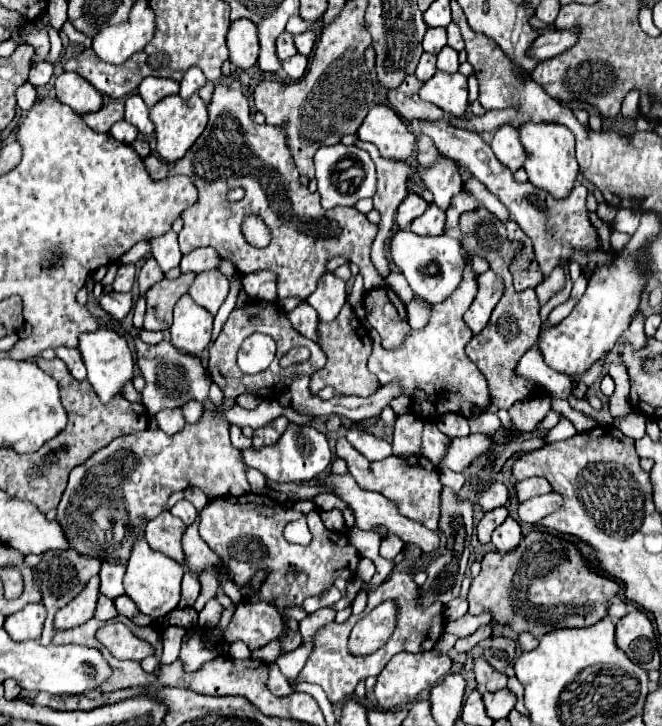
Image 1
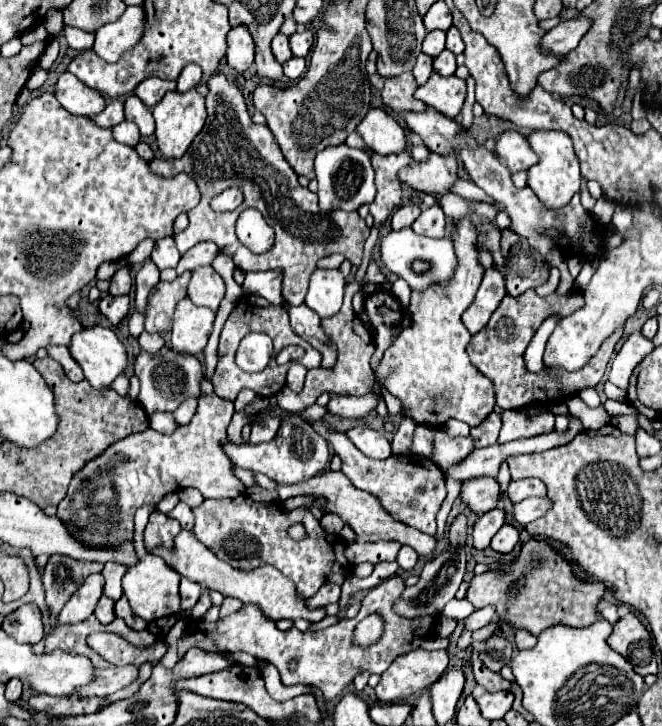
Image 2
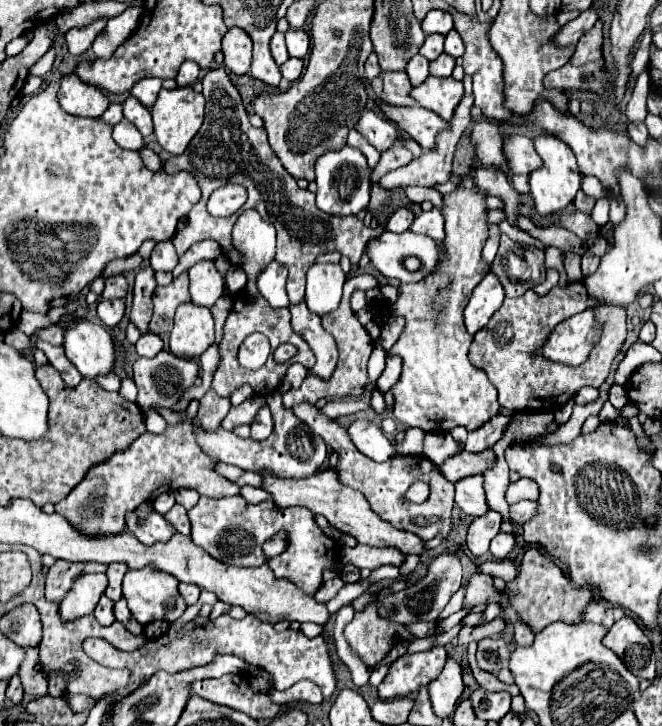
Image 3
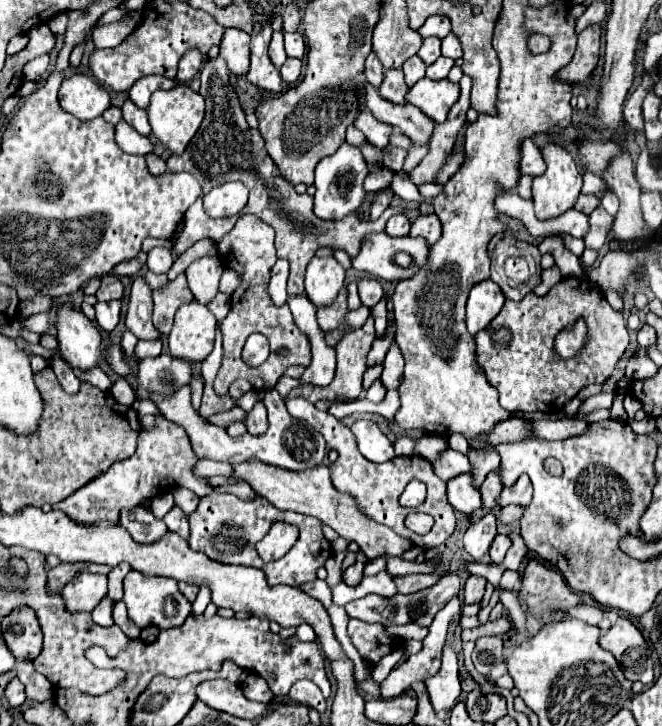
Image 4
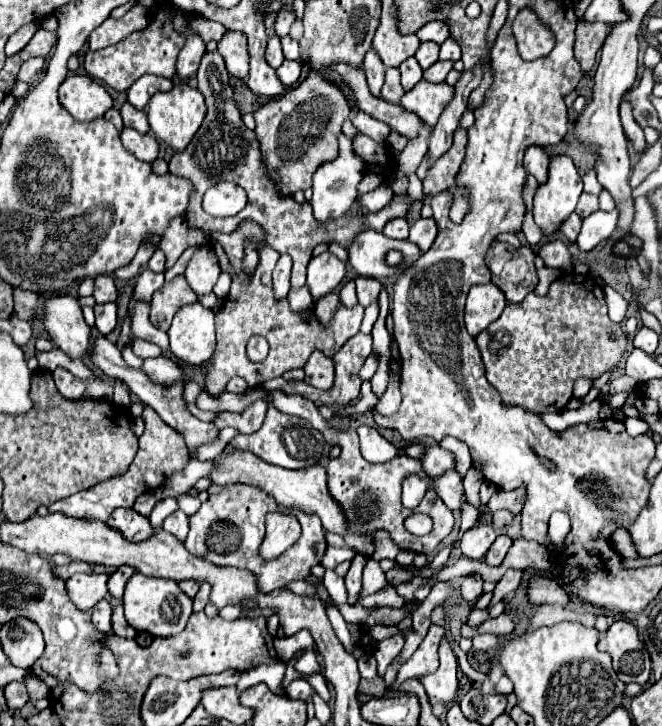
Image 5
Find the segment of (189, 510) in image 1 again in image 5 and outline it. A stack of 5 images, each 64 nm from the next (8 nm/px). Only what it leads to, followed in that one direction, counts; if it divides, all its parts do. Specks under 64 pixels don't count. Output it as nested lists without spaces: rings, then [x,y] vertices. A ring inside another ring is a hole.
[[[176,510],[174,514],[170,514],[170,516],[164,520],[162,528],[164,528],[166,532],[174,534],[176,538],[184,540],[184,538],[188,536],[188,516],[186,516],[182,510]]]

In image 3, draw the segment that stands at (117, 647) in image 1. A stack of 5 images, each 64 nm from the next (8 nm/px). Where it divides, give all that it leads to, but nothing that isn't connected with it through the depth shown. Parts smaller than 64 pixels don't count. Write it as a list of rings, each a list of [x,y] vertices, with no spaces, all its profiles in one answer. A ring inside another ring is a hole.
[[[382,588],[382,590],[374,592],[374,602],[368,604],[368,608],[364,608],[364,612],[356,612],[354,620],[350,624],[346,624],[346,628],[344,628],[344,636],[346,636],[352,652],[356,652],[358,658],[368,668],[380,668],[380,666],[392,664],[398,656],[404,656],[410,646],[410,640],[404,640],[396,634],[392,620],[384,620],[384,618],[376,616],[376,608],[380,608],[380,600],[384,600],[384,596],[392,596],[392,594],[394,592],[390,588]],[[222,614],[216,620],[206,620],[198,616],[194,618],[194,628],[192,628],[192,622],[186,624],[182,630],[170,628],[162,638],[150,640],[146,646],[134,652],[118,650],[104,638],[90,638],[88,642],[84,642],[84,652],[88,652],[92,660],[104,666],[128,668],[132,672],[130,684],[124,690],[118,690],[116,694],[112,694],[112,702],[134,692],[142,682],[146,682],[158,670],[178,672],[192,666],[202,666],[202,664],[212,662],[216,654],[234,654],[242,660],[248,660],[254,666],[268,670],[274,678],[274,688],[278,690],[286,690],[298,680],[312,680],[314,684],[318,684],[324,698],[330,698],[336,690],[336,672],[334,672],[334,662],[330,654],[330,642],[324,634],[318,634],[316,638],[306,638],[300,630],[292,630],[292,628],[284,632],[276,632],[272,624],[262,622],[260,618],[252,614],[248,614],[242,620],[236,620],[228,614]]]

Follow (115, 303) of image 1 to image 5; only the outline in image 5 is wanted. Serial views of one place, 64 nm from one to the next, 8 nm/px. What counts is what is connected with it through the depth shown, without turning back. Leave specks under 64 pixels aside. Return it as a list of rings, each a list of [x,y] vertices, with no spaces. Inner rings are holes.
[[[96,304],[94,312],[96,312],[96,328],[100,330],[100,334],[110,334],[116,326],[116,304]]]

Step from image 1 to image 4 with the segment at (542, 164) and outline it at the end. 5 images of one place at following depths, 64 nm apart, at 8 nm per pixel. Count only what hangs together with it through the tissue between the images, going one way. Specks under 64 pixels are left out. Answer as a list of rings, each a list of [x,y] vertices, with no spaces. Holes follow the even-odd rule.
[[[548,142],[540,148],[544,162],[546,162],[546,172],[542,176],[536,176],[532,182],[532,200],[534,200],[534,208],[536,208],[536,216],[540,220],[548,220],[554,216],[564,214],[568,208],[574,206],[580,188],[582,188],[582,174],[578,170],[576,160],[572,158],[572,154],[568,150],[564,150],[560,144]]]

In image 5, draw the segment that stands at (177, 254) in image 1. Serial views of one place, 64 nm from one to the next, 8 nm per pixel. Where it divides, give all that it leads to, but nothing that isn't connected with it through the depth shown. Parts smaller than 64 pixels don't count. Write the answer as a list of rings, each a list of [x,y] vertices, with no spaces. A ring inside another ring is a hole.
[[[156,250],[148,262],[148,268],[152,272],[166,272],[166,256],[162,250]]]

